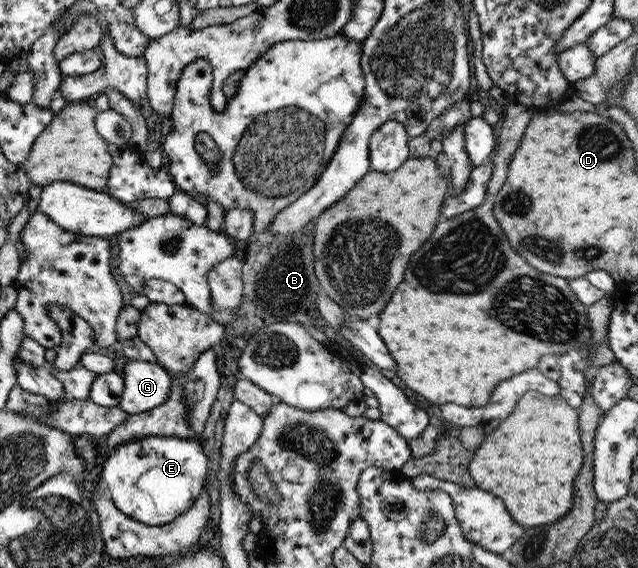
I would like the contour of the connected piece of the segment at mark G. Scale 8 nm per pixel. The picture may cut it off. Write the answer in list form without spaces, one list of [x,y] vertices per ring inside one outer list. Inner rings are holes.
[[[129,360],[123,368],[124,392],[118,407],[139,414],[161,407],[172,394],[172,378],[159,363]]]

